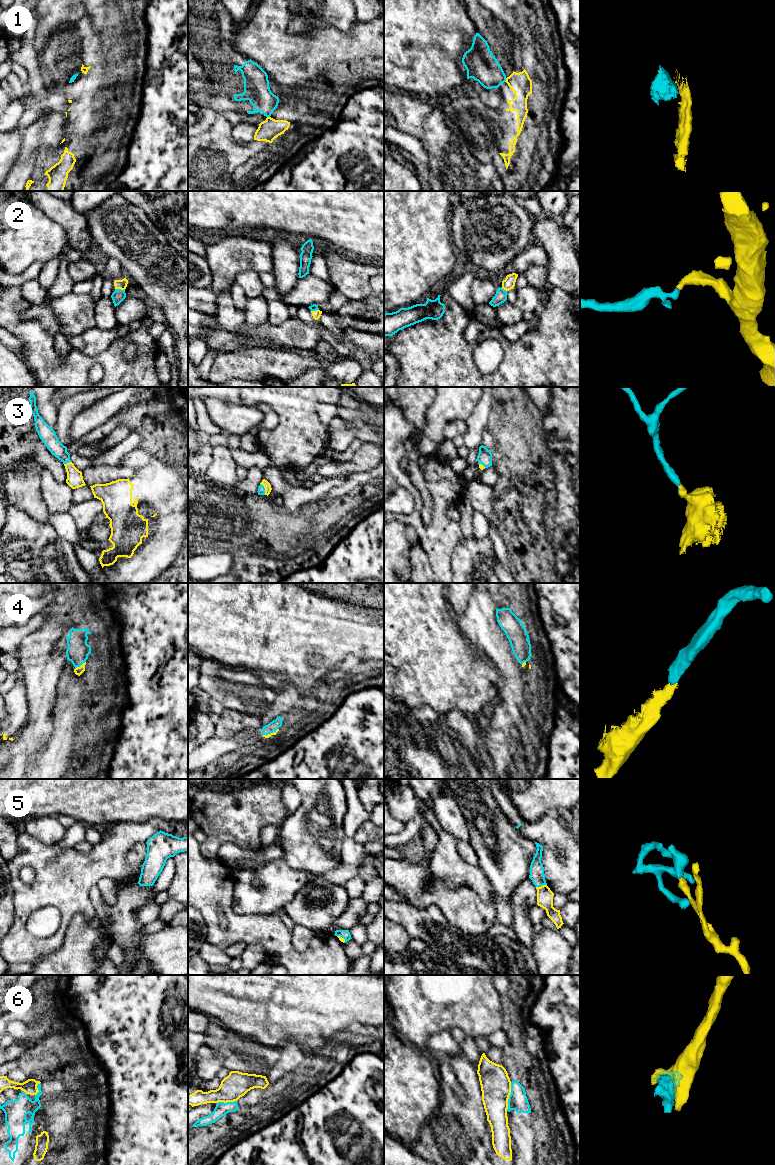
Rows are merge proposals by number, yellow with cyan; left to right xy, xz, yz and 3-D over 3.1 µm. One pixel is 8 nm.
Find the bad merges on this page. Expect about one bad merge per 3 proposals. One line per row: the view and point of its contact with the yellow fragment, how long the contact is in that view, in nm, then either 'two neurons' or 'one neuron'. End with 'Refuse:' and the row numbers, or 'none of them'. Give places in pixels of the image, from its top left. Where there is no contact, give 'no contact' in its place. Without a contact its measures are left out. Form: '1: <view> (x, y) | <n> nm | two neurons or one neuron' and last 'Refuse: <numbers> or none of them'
1: yz (506, 80) | 40 nm | two neurons
2: xy (120, 288) | 80 nm | one neuron
3: xz (265, 489) | 100 nm | one neuron
4: xy (81, 665) | 110 nm | one neuron
5: yz (541, 886) | 90 nm | one neuron
6: yz (509, 1095) | 240 nm | two neurons
Refuse: 1, 6

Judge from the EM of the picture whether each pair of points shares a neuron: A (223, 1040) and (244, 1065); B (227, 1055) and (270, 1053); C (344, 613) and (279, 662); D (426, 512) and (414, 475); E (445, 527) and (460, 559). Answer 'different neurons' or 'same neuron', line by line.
A: same neuron
B: same neuron
C: same neuron
D: same neuron
E: different neurons

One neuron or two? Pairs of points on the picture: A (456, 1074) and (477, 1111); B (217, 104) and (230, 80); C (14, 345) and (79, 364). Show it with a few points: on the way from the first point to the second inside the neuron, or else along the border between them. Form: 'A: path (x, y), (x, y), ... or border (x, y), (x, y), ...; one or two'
A: path (461, 1083), (461, 1095), (468, 1102); one
B: path (223, 98), (228, 86); one
C: border (10, 331), (21, 343), (22, 353), (20, 355); two

